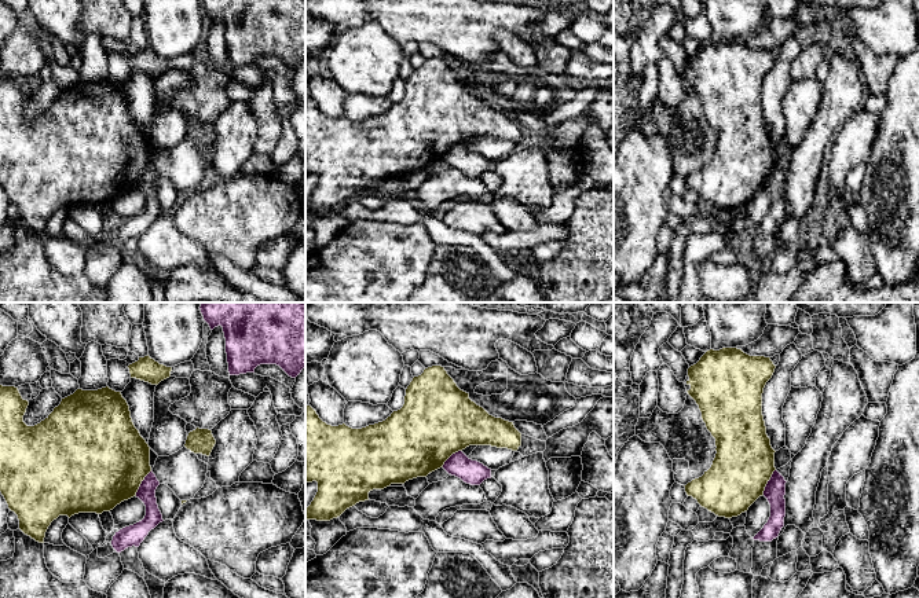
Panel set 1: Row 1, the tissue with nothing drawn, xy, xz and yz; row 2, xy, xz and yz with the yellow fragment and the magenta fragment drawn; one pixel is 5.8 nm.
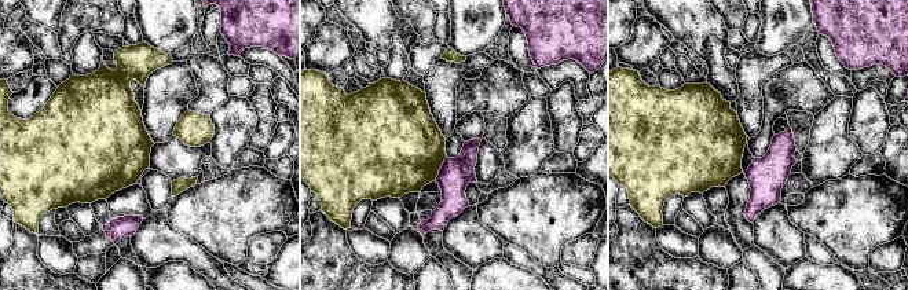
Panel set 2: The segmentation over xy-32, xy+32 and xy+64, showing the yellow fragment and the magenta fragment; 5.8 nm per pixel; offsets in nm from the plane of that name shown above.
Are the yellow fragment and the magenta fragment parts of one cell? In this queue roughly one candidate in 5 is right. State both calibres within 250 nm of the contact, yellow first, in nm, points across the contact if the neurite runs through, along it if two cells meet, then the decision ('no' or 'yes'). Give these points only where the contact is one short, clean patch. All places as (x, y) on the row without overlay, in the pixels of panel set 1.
calibres 500 and 110 nm; border xy (152, 162), (135, 187); no

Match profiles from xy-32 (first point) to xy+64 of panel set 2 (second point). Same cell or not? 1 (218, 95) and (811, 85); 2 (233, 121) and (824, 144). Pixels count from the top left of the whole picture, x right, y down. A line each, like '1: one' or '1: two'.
1: one
2: one

